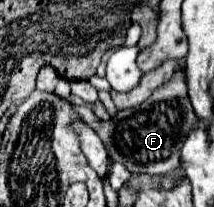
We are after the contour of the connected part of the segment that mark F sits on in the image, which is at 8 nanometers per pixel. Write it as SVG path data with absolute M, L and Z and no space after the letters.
M177 68L173 78L161 84L147 102L117 112L117 116L109 122L97 120L91 110L87 112L87 124L99 134L111 160L125 164L133 174L167 174L167 170L175 170L175 166L179 166L181 146L197 124L197 116L187 94L187 78L183 68Z

